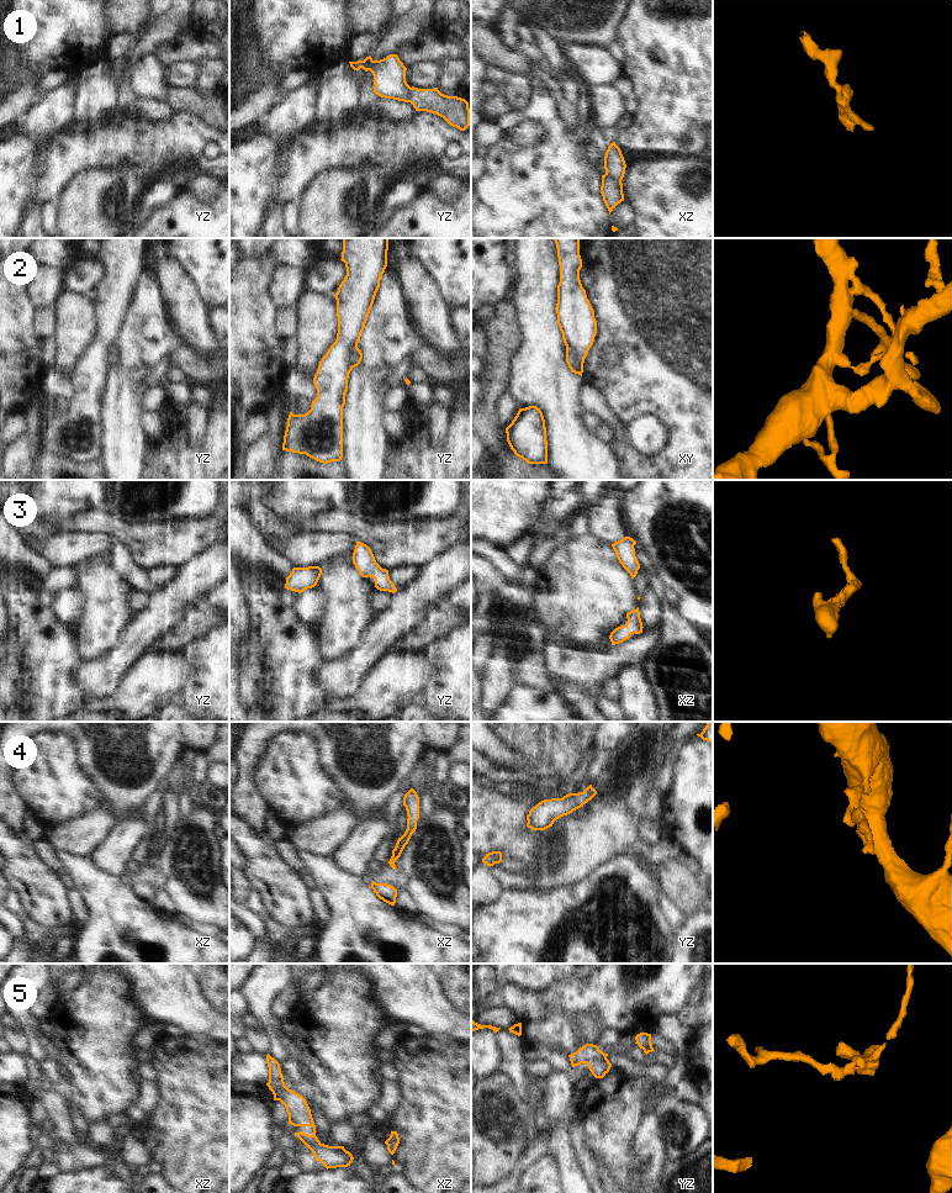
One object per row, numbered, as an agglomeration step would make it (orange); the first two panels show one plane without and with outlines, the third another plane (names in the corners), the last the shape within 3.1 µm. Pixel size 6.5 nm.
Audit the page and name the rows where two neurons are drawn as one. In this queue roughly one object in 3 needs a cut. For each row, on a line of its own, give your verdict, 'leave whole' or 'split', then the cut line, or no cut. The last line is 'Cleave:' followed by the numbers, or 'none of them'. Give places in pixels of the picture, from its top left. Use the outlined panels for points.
1: split; cut in xz along (604, 174), (620, 181)
2: split; cut in yz along (356, 346), (352, 352), (352, 367)
3: leave whole; no cut
4: leave whole; no cut
5: split; cut in yz along (606, 1057), (594, 1057), (585, 1062)
Cleave: 1, 2, 5

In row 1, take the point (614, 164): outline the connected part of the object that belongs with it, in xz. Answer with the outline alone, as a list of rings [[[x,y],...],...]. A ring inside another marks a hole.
[[[615,142],[610,143],[604,157],[605,175],[622,181],[625,174],[625,168],[626,164],[620,148],[615,144]]]

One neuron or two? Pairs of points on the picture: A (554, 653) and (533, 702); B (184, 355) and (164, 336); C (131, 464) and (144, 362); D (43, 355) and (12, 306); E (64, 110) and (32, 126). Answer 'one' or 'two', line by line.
A: two
B: two
C: one
D: two
E: one

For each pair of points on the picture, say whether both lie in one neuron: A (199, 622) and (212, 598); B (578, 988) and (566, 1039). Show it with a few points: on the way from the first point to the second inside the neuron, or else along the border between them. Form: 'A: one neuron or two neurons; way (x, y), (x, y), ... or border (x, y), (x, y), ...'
A: two neurons; border (206, 603), (216, 610)
B: one neuron; way (569, 1001), (566, 1003), (566, 1027)

